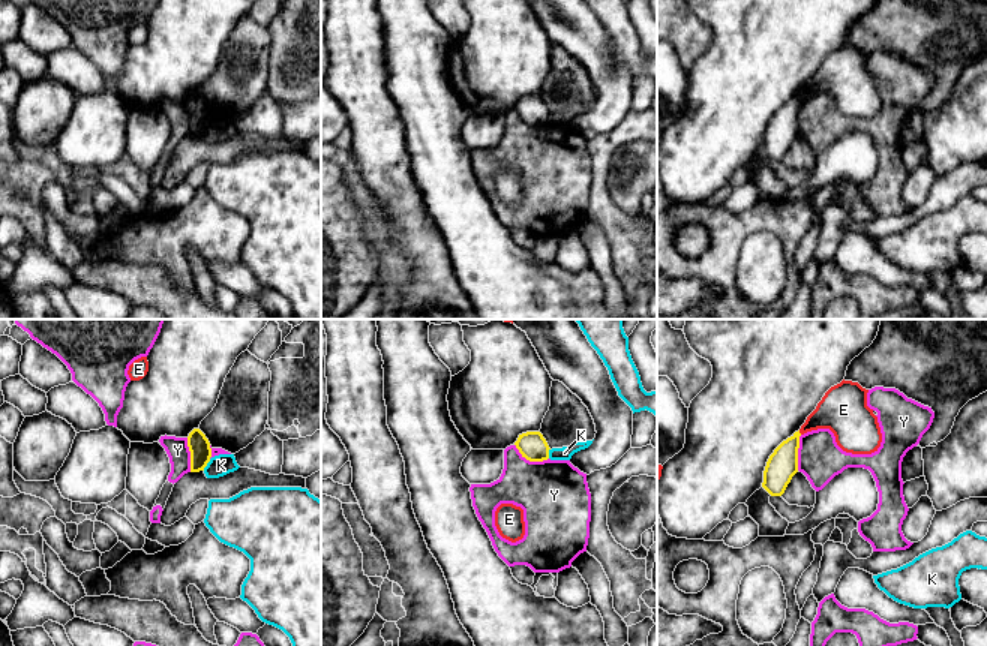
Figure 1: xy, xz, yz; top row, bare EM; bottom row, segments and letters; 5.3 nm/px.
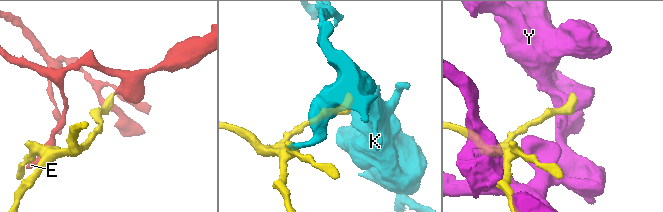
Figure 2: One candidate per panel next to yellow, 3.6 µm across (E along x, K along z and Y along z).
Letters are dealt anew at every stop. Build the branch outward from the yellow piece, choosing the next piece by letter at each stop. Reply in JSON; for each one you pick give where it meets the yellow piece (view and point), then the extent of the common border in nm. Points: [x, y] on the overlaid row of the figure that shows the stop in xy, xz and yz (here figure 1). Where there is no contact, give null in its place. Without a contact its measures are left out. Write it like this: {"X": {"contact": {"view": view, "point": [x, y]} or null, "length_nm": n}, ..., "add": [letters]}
{"add": []}

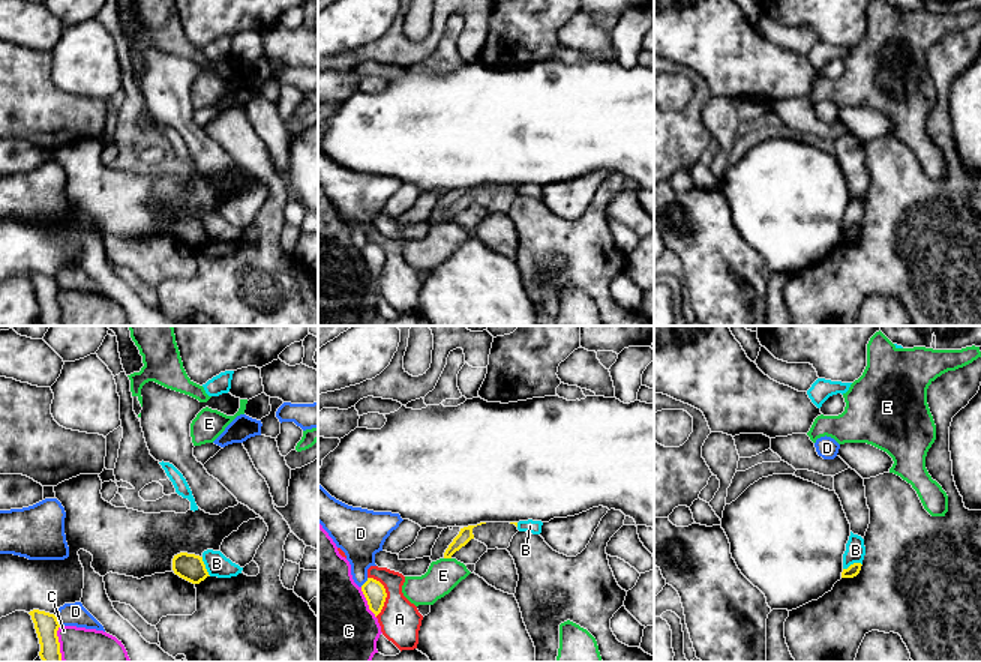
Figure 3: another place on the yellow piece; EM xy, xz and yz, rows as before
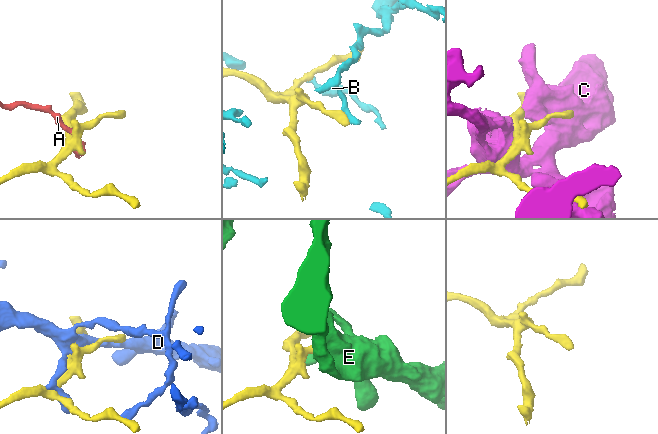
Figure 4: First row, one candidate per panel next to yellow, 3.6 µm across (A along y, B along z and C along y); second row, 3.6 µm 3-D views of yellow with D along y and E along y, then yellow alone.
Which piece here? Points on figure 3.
{"add": []}

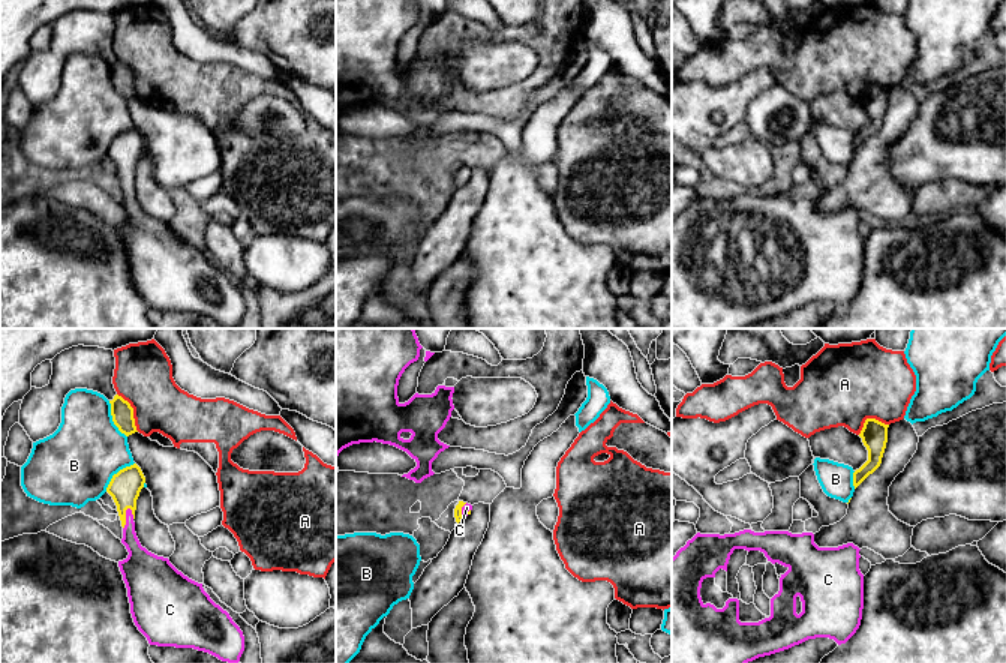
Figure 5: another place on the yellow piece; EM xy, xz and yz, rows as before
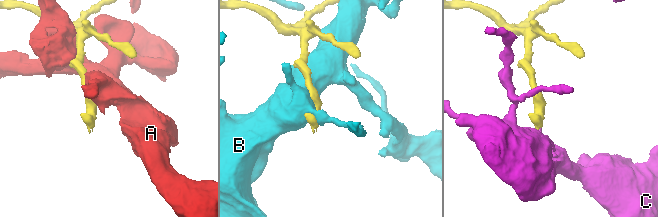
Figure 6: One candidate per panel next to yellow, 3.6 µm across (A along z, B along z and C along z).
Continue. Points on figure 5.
{"C": {"contact": {"view": "xy", "point": [125, 518]}, "length_nm": 120}, "add": ["C"]}

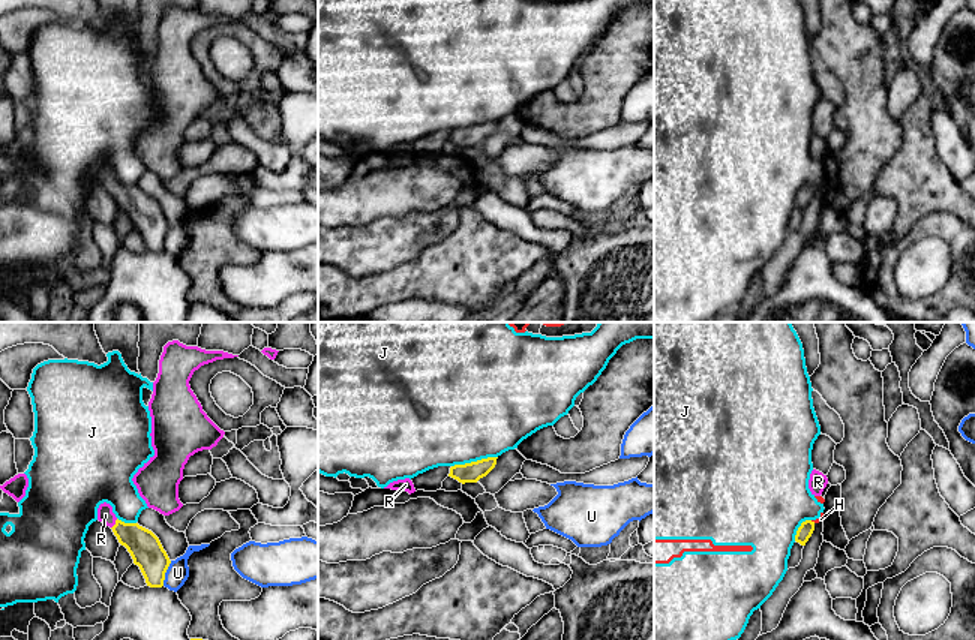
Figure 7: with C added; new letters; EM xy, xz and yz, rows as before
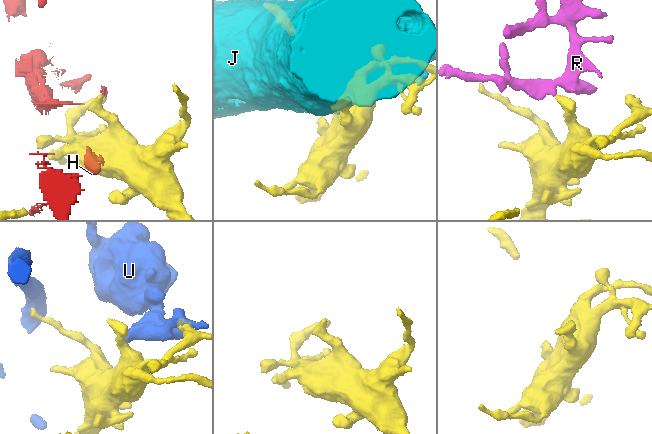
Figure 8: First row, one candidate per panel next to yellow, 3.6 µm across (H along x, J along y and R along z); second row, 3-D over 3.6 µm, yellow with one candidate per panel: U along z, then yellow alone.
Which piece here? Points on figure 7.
{"R": {"contact": {"view": "xy", "point": [116, 523]}, "length_nm": 70}, "add": ["R"]}

